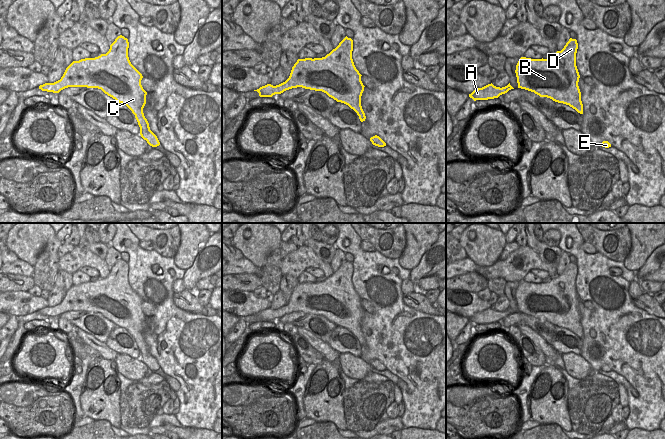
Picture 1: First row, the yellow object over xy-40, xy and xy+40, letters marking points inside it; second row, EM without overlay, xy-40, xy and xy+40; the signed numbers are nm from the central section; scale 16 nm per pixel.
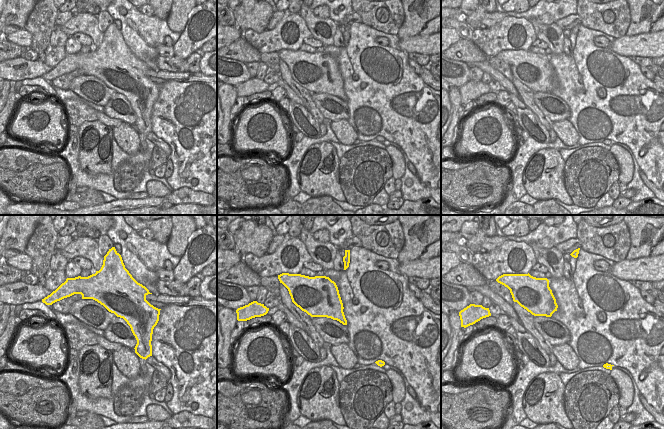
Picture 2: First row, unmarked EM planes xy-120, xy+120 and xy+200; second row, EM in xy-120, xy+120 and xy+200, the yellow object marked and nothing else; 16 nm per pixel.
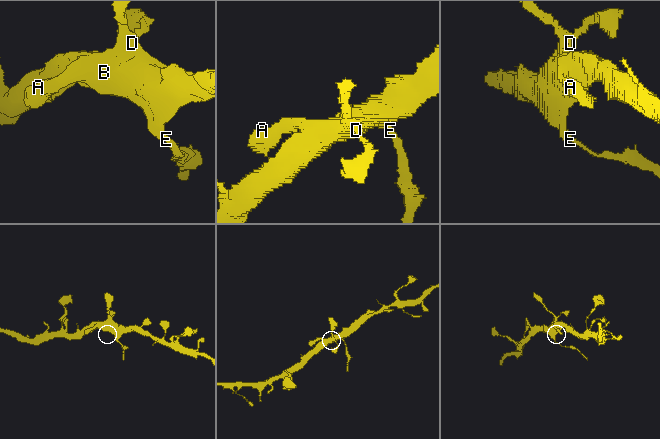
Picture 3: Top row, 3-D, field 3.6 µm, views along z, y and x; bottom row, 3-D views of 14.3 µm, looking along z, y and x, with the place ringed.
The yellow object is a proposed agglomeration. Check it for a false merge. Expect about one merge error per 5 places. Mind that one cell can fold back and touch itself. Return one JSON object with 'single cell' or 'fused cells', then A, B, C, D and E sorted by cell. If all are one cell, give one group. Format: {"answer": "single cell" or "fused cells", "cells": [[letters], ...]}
{"answer": "single cell", "cells": [["A", "B", "C", "D", "E"]]}

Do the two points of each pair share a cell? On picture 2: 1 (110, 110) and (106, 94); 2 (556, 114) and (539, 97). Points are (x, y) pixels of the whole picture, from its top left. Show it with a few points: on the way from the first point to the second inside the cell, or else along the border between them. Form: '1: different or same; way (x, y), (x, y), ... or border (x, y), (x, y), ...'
1: different; border (117, 93), (104, 106)
2: same; way (551, 112), (552, 109), (544, 101)

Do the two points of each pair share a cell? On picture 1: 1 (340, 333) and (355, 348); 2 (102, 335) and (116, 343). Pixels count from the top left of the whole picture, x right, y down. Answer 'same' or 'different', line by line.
1: same
2: different

